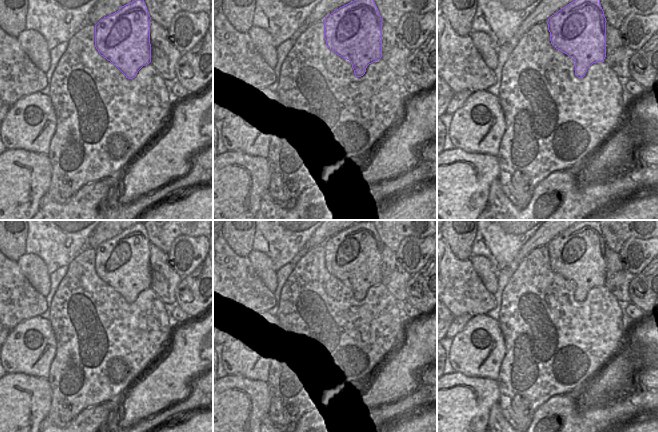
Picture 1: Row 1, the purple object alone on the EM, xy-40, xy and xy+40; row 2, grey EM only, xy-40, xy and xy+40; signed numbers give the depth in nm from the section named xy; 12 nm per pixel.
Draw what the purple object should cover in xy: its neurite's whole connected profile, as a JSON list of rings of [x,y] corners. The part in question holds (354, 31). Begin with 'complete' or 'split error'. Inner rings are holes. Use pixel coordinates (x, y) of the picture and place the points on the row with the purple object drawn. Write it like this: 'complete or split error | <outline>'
complete | [[[354,0],[335,10],[323,20],[326,45],[335,54],[349,60],[355,76],[361,77],[369,64],[382,57],[383,22],[374,0]]]

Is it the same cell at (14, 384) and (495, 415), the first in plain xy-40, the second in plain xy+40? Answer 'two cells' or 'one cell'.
two cells

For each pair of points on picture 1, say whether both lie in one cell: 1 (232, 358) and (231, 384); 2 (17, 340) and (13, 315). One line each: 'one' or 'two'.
1: two
2: two

